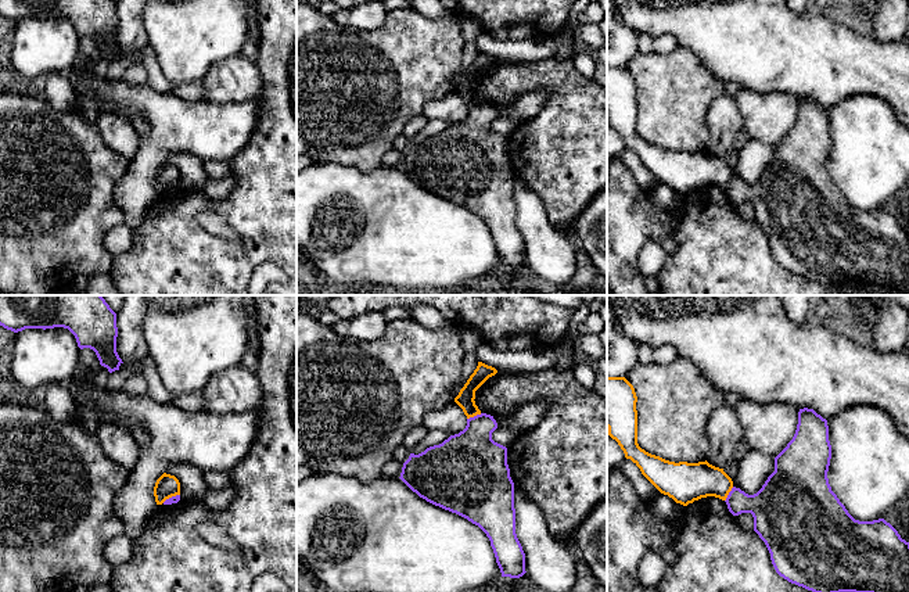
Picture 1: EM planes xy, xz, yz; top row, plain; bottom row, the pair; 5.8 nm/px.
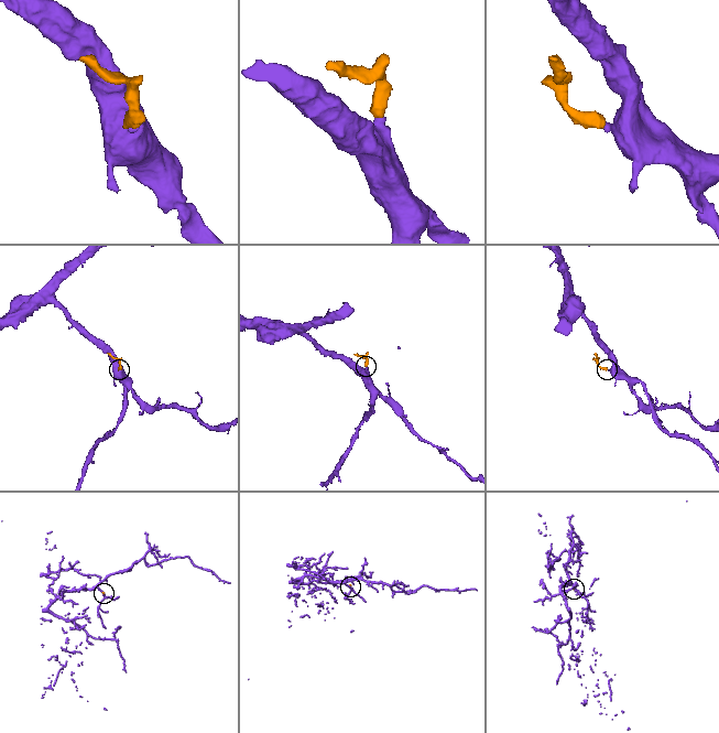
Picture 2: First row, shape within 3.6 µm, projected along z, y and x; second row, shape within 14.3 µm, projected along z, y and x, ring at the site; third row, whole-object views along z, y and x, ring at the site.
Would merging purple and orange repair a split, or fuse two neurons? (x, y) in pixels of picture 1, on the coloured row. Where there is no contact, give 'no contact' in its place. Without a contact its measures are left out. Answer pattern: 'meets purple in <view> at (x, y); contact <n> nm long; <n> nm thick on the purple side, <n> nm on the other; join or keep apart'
meets purple in xz at (474, 416); contact 90 nm long; 340 nm thick on the purple side, 100 nm on the other; keep apart

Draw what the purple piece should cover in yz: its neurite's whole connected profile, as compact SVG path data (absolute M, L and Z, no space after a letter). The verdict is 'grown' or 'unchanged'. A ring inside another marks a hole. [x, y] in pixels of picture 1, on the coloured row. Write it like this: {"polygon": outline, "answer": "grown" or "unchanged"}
{"polygon": "M800 409L795 434L775 458L775 471L754 495L733 487L725 500L729 512L752 514L754 531L765 542L776 573L791 584L812 592L909 592L909 542L884 519L859 521L848 513L829 484L830 459L827 420L813 409Z", "answer": "unchanged"}

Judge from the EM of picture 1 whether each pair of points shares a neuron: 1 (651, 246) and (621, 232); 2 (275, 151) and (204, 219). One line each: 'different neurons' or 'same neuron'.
1: different neurons
2: different neurons

